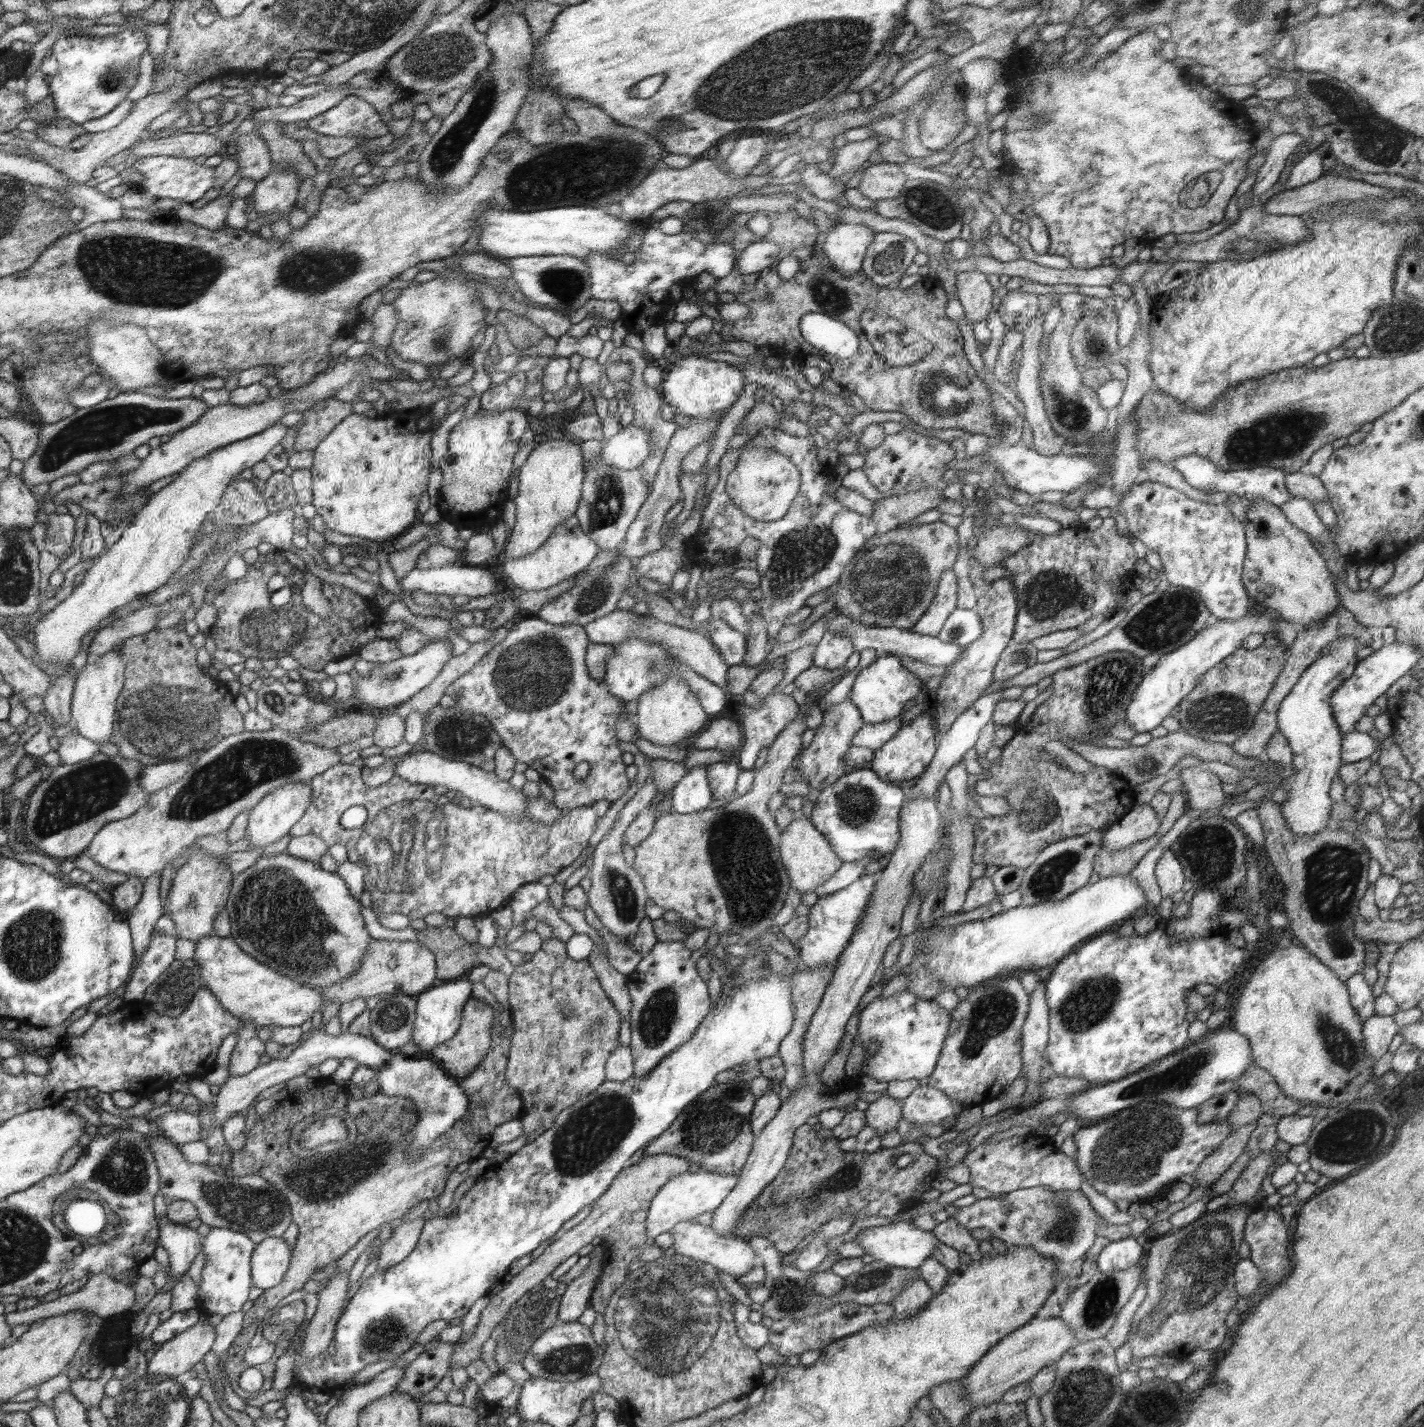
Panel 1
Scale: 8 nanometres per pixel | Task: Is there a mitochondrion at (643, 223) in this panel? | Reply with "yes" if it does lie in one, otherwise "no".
no

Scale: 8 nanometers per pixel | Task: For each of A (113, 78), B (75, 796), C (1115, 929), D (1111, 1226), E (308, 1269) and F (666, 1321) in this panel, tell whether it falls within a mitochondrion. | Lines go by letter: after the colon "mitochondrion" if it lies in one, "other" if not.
A: mitochondrion
B: mitochondrion
C: other
D: other
E: other
F: mitochondrion

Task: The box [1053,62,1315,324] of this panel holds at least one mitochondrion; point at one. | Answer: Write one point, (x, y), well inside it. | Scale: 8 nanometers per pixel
(1245, 245)

